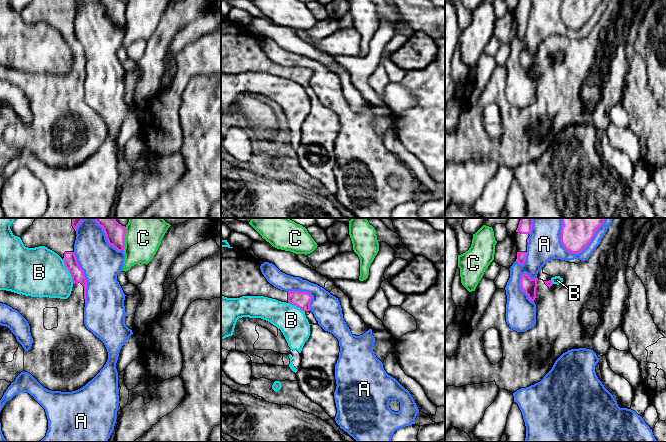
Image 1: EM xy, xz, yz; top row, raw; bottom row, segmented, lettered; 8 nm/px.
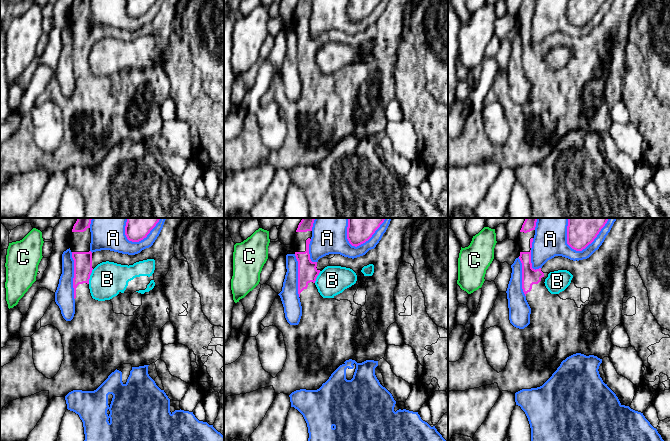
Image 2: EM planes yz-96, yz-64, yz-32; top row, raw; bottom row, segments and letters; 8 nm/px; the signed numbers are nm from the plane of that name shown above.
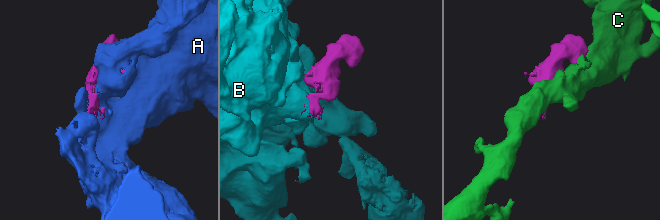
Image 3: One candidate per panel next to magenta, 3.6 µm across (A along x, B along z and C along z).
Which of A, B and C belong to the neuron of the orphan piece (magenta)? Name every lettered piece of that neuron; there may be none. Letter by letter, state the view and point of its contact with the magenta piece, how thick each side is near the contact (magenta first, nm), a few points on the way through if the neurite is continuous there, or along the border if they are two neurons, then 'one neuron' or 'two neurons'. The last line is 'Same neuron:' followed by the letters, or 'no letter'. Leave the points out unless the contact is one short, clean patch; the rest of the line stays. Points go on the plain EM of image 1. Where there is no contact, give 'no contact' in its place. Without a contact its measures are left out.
A: yz (583, 25) | 220/170 nm | two neurons
B: xy (68, 46) | 110/400 nm | two neurons
C: xy (124, 14) | 160/280 nm | two neurons
Same neuron: no letter

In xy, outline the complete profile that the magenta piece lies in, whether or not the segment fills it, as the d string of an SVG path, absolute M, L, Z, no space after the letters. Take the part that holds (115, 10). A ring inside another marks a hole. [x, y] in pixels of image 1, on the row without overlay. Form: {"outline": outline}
{"outline": "M98 0L105 8L109 21L112 21L118 27L125 24L126 4L121 0Z"}

